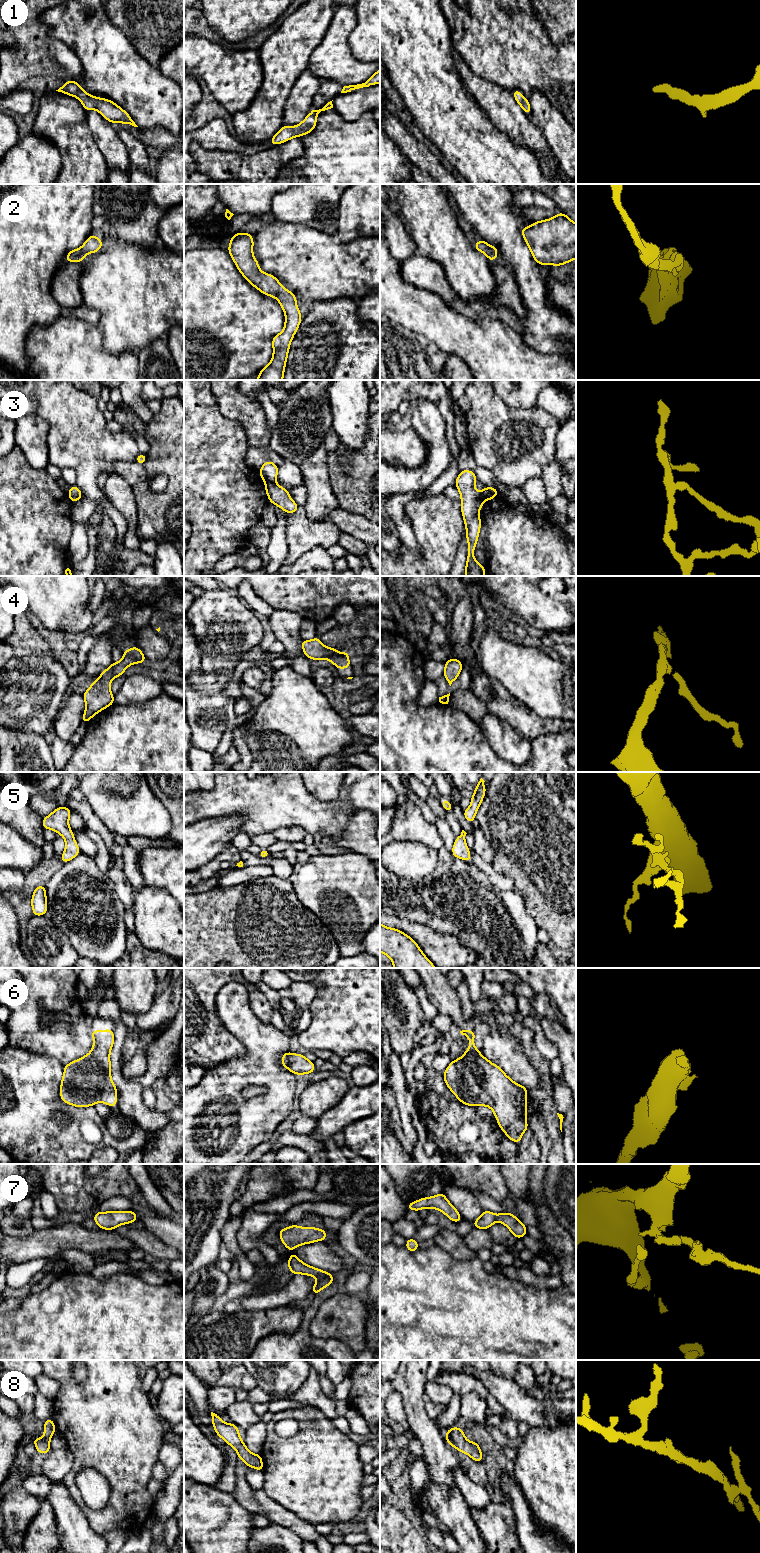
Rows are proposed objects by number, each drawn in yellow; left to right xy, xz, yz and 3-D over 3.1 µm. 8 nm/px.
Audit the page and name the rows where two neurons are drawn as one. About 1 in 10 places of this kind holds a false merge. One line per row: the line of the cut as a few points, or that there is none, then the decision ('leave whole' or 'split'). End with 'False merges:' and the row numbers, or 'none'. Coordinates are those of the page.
1: no cut | leave whole
2: no cut | leave whole
3: xz (273, 482), (265, 483) | split
4: no cut | leave whole
5: no cut | leave whole
6: no cut | leave whole
7: no cut | leave whole
8: no cut | leave whole
False merges: 3

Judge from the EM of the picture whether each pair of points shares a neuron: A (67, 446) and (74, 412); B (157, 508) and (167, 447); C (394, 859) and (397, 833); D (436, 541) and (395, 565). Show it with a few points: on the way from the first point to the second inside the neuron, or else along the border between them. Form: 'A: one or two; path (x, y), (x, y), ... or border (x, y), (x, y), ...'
A: one; path (74, 438), (74, 420)
B: one; path (172, 493), (173, 462)
C: two; border (390, 841), (414, 841), (419, 843)
D: one; path (433, 553), (421, 565), (407, 565)

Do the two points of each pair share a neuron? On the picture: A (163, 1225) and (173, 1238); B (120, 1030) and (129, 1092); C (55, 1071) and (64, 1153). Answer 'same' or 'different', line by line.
A: same
B: same
C: same

